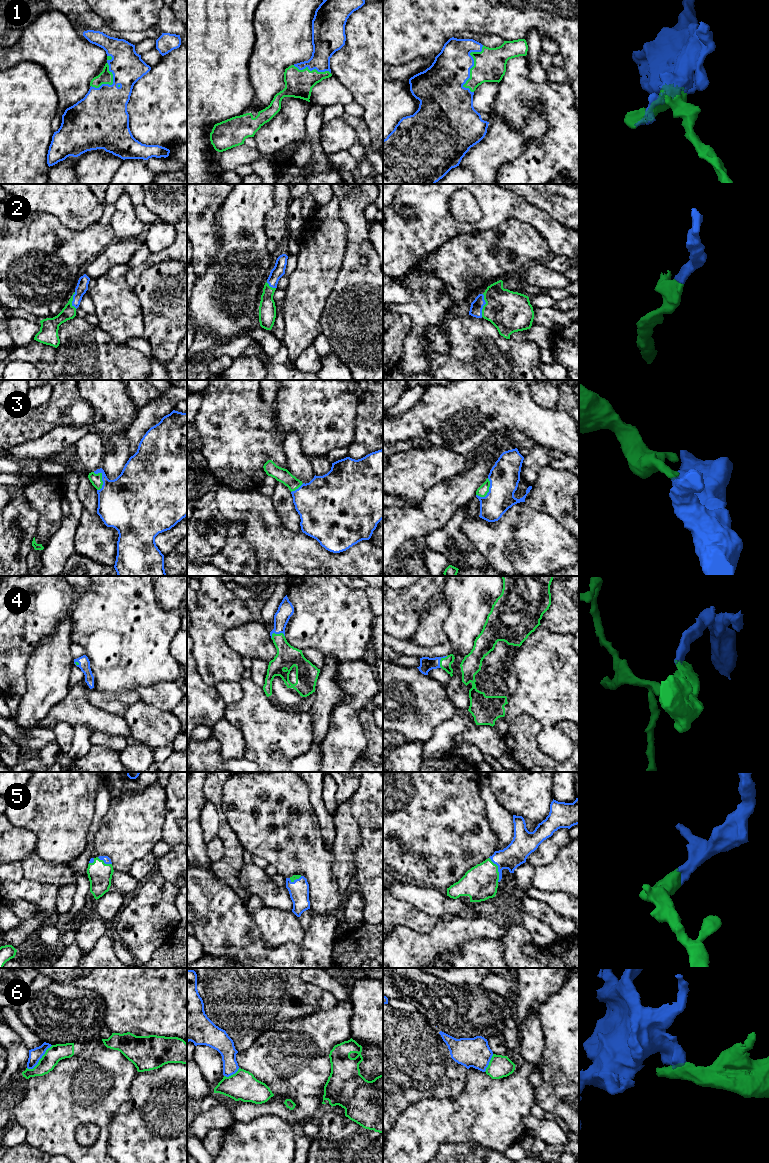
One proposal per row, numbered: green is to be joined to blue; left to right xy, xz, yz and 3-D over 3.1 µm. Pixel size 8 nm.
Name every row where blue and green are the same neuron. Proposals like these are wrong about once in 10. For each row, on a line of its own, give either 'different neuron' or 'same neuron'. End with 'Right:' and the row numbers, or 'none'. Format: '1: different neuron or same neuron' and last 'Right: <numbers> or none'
1: same neuron
2: same neuron
3: same neuron
4: same neuron
5: same neuron
6: different neuron
Right: 1, 2, 3, 4, 5

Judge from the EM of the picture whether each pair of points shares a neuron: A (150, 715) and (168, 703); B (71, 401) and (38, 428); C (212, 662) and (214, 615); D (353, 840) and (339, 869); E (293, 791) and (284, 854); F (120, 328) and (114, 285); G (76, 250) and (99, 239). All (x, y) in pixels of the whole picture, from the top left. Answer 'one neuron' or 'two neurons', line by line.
A: two neurons
B: one neuron
C: one neuron
D: one neuron
E: one neuron
F: one neuron
G: one neuron

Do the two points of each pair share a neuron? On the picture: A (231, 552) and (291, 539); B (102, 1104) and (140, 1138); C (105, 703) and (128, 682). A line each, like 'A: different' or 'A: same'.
A: different
B: different
C: different

